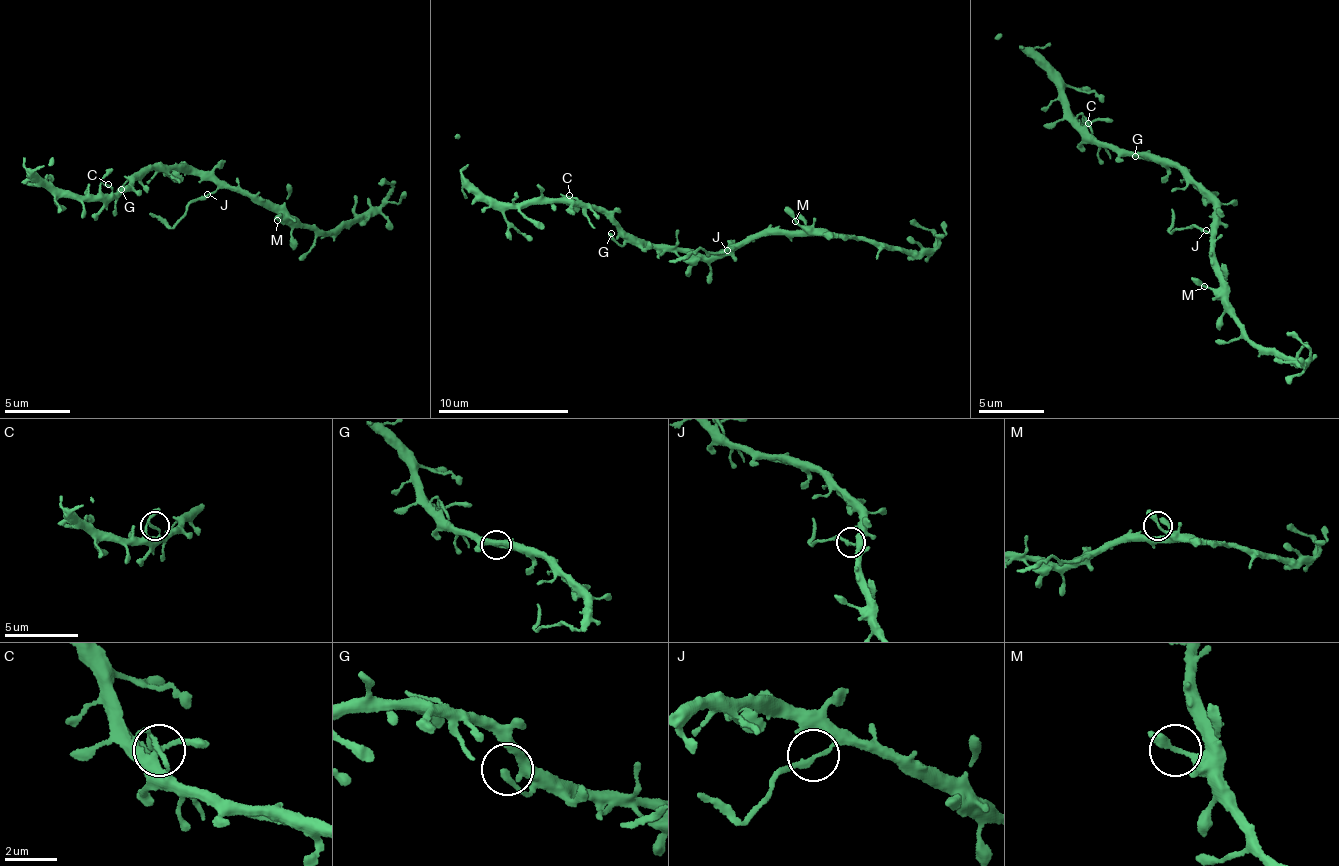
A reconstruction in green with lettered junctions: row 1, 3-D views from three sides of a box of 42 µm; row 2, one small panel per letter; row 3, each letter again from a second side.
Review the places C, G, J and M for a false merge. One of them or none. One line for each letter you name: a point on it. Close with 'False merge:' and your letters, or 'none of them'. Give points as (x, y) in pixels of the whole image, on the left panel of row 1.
J: at (207, 194)
False merge: J

